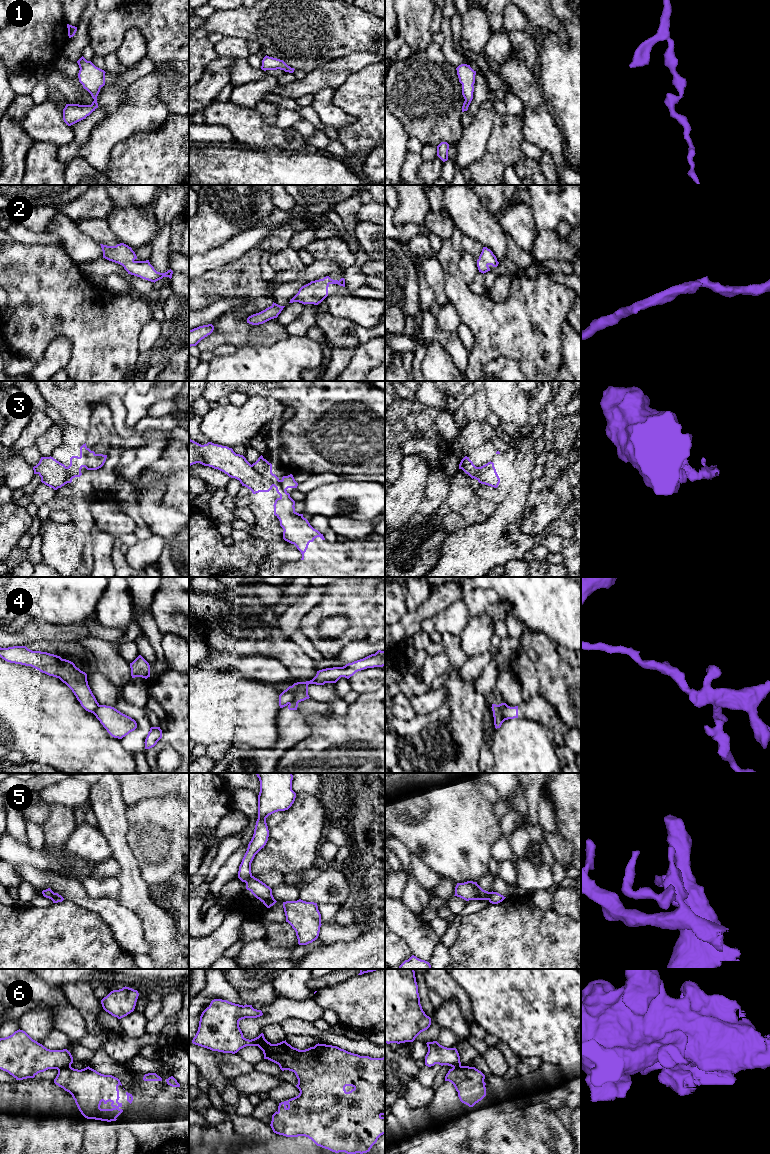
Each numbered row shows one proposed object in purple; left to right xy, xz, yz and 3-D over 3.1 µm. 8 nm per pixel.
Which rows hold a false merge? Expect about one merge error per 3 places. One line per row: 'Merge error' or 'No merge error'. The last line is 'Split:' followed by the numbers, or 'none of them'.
1: No merge error
2: No merge error
3: No merge error
4: Merge error
5: Merge error
6: Merge error
Split: 4, 5, 6

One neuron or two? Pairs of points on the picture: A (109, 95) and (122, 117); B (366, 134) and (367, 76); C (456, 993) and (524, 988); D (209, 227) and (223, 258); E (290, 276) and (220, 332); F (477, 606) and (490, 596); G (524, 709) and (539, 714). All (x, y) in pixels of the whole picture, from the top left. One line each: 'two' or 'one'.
A: two
B: one
C: two
D: two
E: two
F: one
G: one

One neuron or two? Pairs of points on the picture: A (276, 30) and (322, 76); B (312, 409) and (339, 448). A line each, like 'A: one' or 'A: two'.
A: two
B: one

